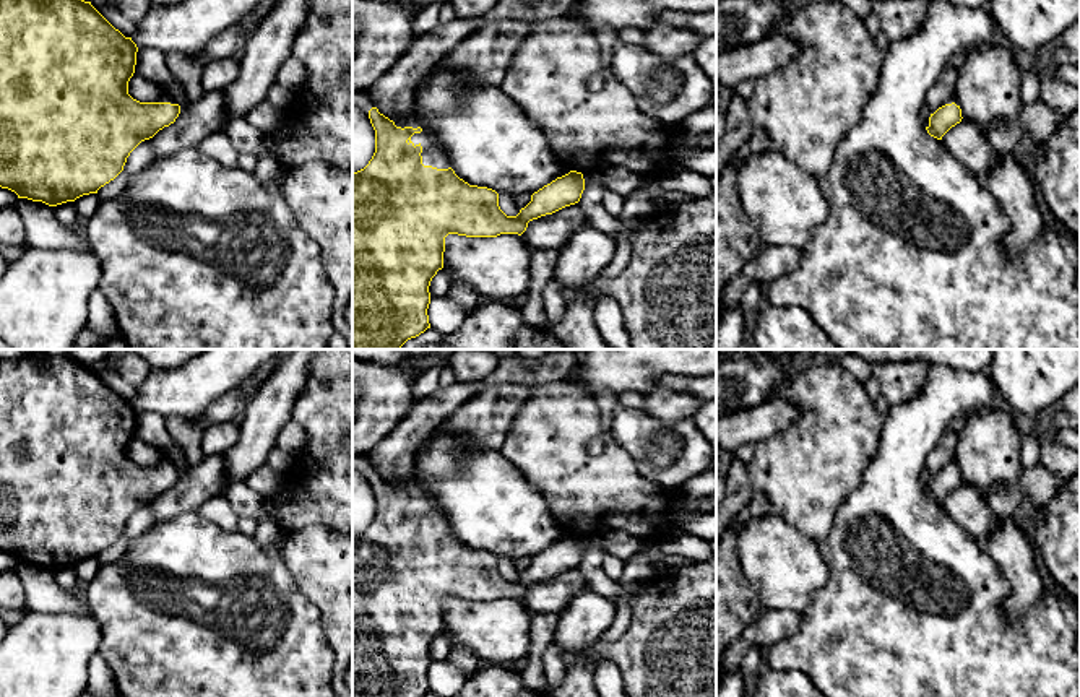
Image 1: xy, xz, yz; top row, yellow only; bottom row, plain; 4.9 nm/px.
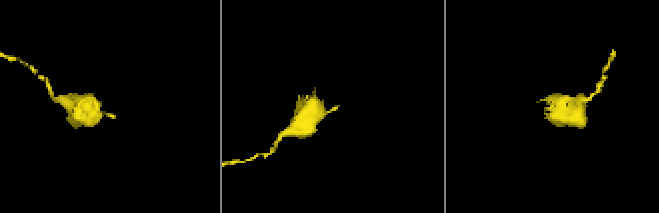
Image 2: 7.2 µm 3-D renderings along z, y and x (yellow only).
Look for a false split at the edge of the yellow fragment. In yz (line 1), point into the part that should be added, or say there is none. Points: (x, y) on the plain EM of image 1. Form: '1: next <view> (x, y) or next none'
1: next none

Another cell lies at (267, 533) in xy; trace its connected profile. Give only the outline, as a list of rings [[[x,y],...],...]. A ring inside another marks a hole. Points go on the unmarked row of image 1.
[[[263,518],[257,522],[257,531],[253,538],[261,548],[278,546],[279,549],[283,549],[284,538],[281,538],[279,533],[281,530],[270,518]]]

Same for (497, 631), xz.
[[[518,598],[445,601],[443,630],[461,647],[494,665],[520,666],[529,652],[533,613]]]

